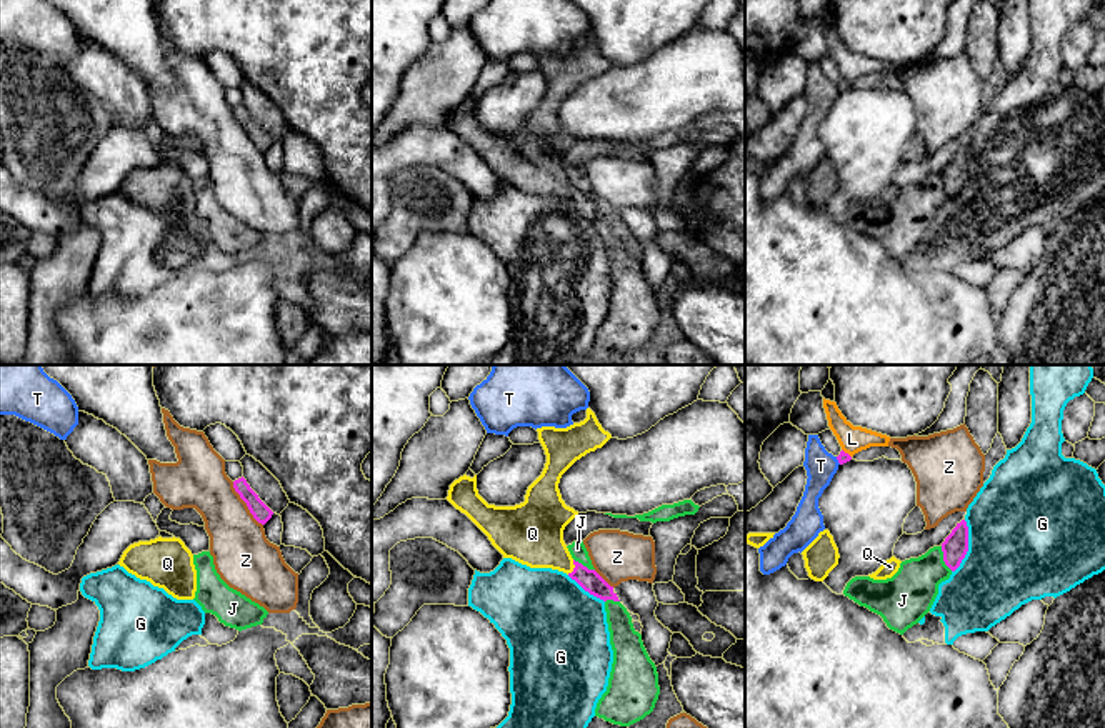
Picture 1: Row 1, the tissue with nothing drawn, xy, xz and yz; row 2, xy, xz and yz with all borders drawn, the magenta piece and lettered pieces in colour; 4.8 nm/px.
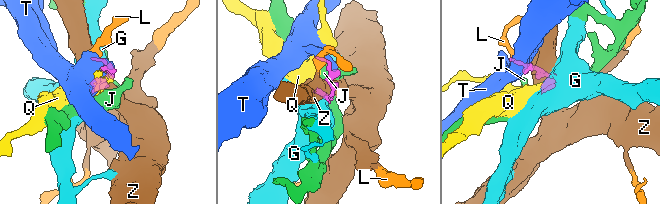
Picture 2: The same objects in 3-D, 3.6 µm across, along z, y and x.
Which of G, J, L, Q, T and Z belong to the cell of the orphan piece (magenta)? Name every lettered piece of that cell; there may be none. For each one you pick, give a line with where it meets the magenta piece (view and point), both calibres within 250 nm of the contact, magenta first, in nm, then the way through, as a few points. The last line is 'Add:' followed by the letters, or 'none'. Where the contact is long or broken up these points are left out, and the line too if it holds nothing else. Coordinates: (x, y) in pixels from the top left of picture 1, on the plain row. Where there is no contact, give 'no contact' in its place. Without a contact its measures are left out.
Q: xz (574, 195) | 100/280 nm | across xz (589, 207), (574, 195), (534, 162)
Add: Q

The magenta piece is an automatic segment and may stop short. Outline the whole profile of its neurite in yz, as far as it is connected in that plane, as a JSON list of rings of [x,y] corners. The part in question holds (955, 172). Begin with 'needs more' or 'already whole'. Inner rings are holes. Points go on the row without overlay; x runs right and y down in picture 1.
already whole; [[[962,147],[942,170],[943,188],[955,198],[968,178],[968,153]]]

